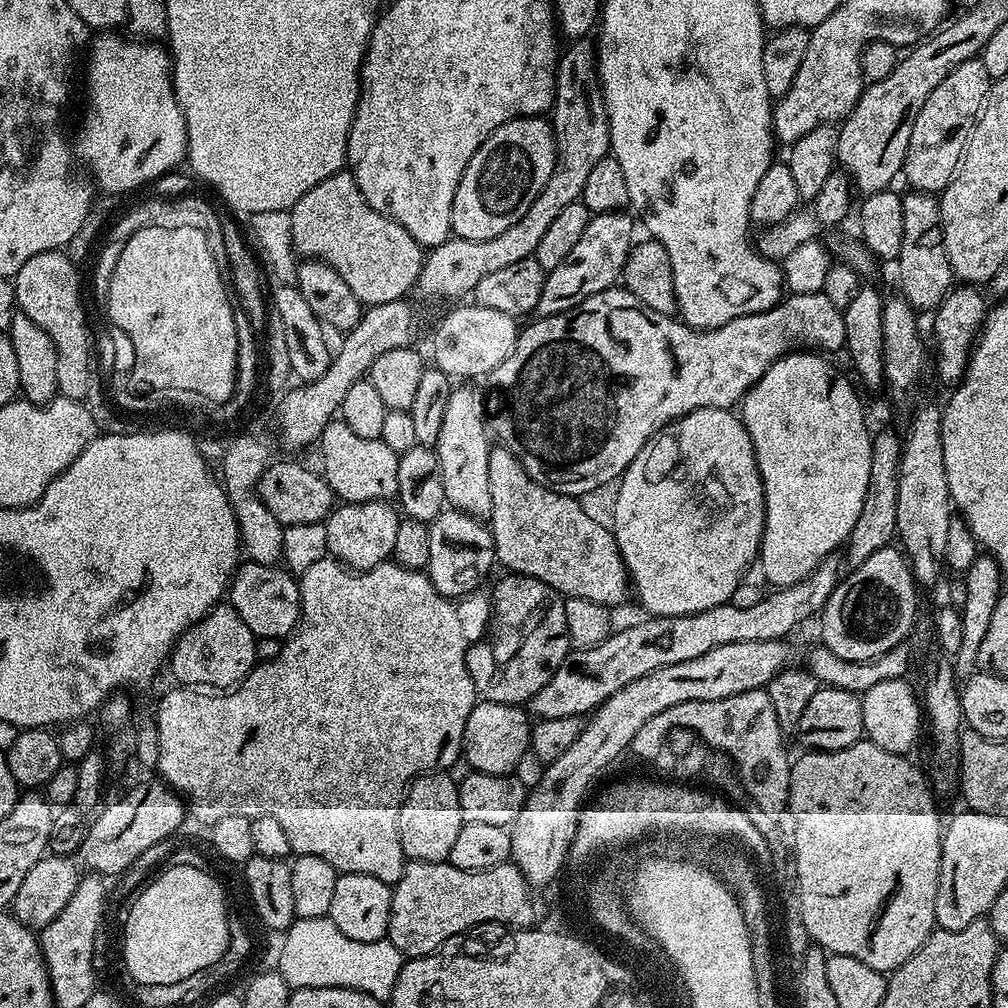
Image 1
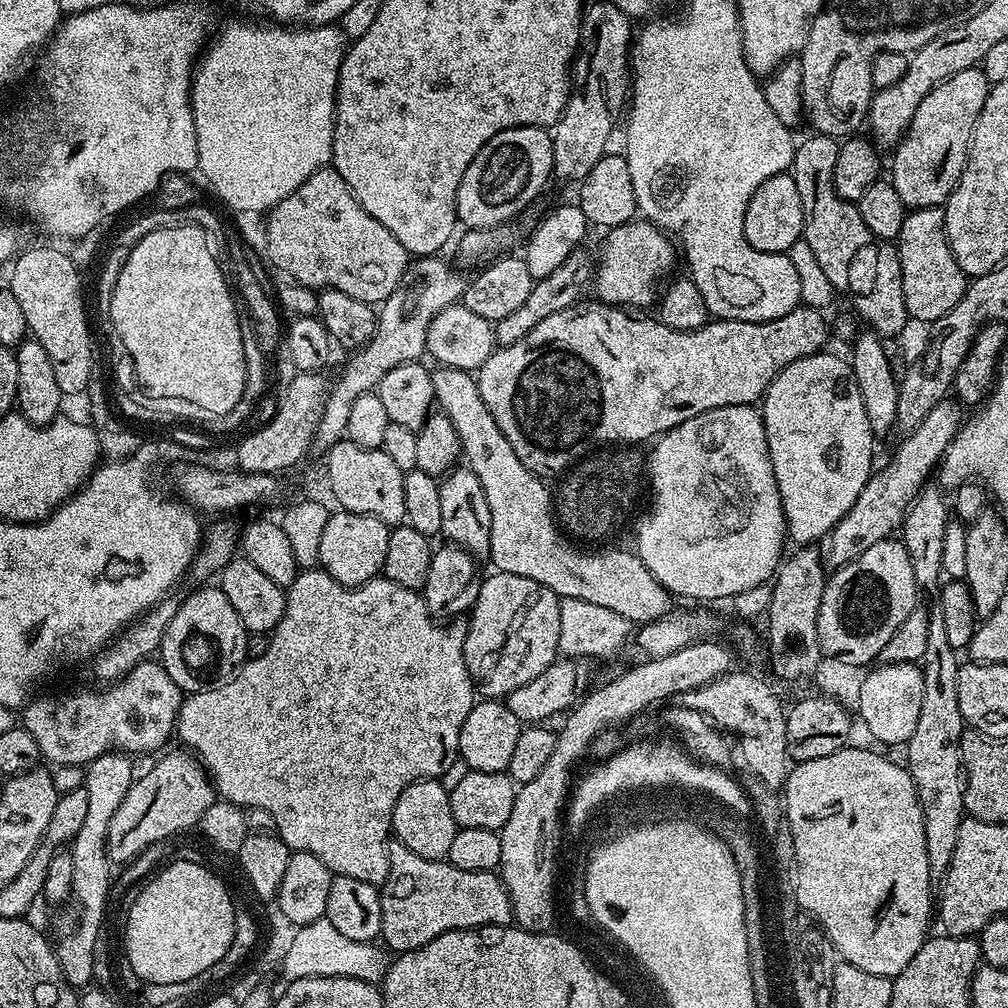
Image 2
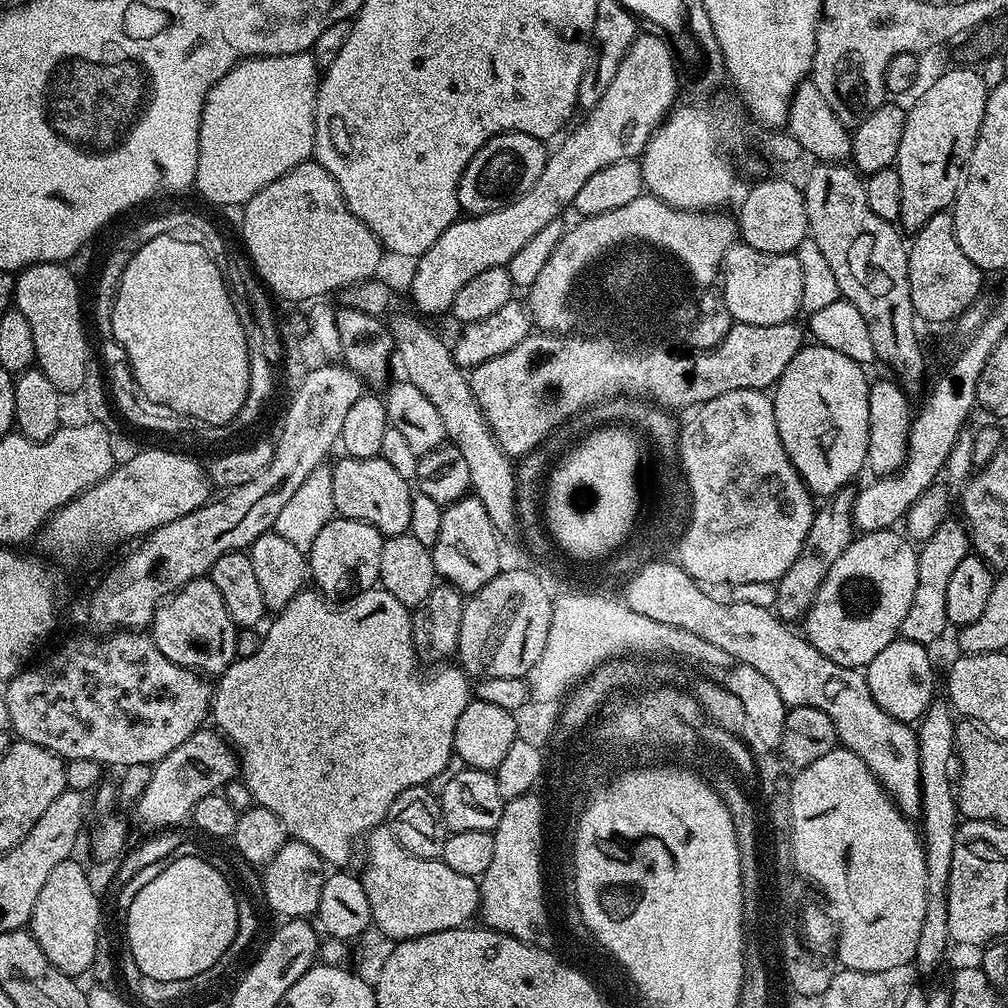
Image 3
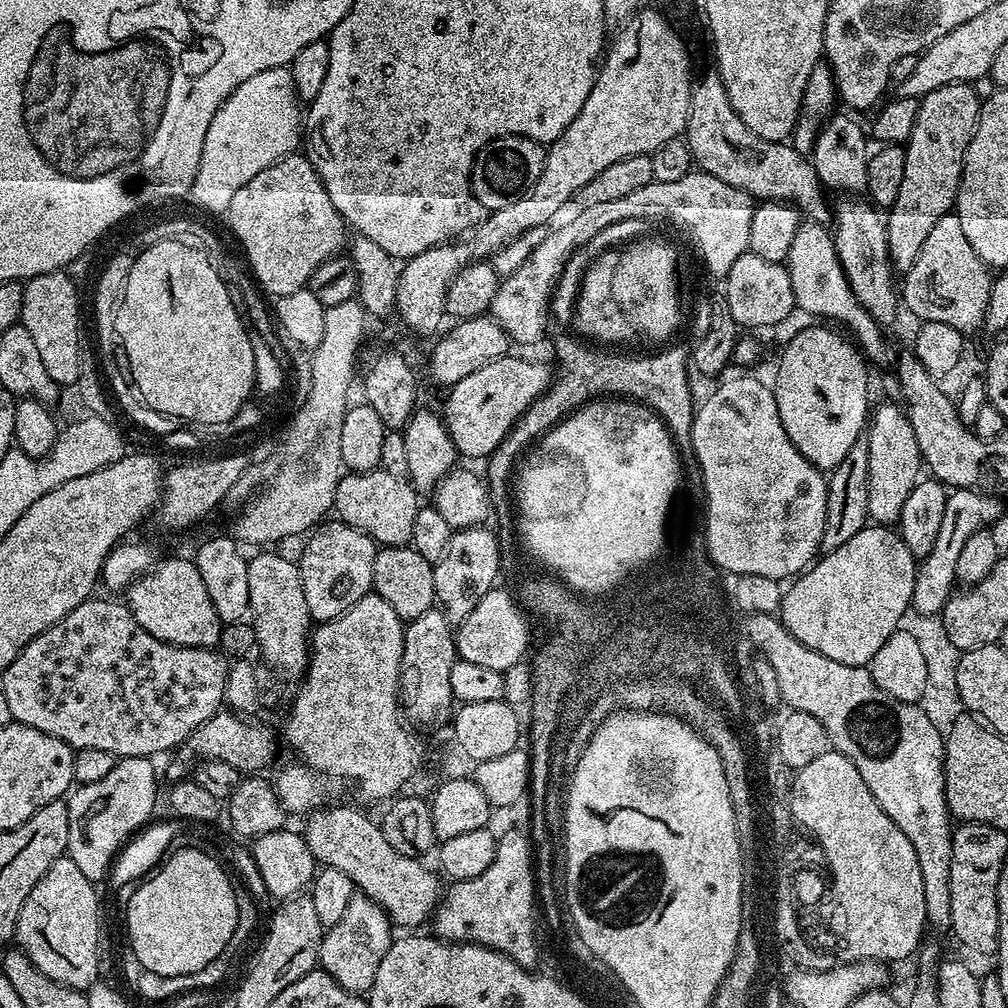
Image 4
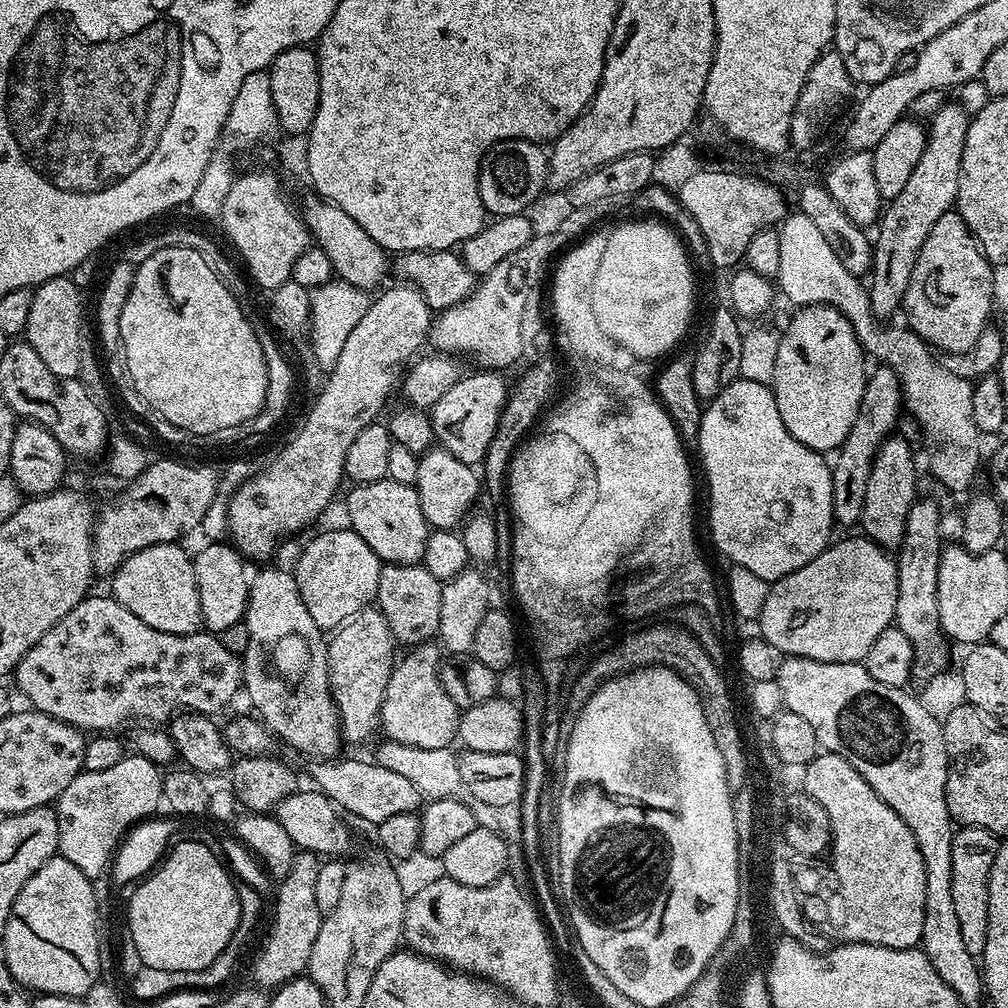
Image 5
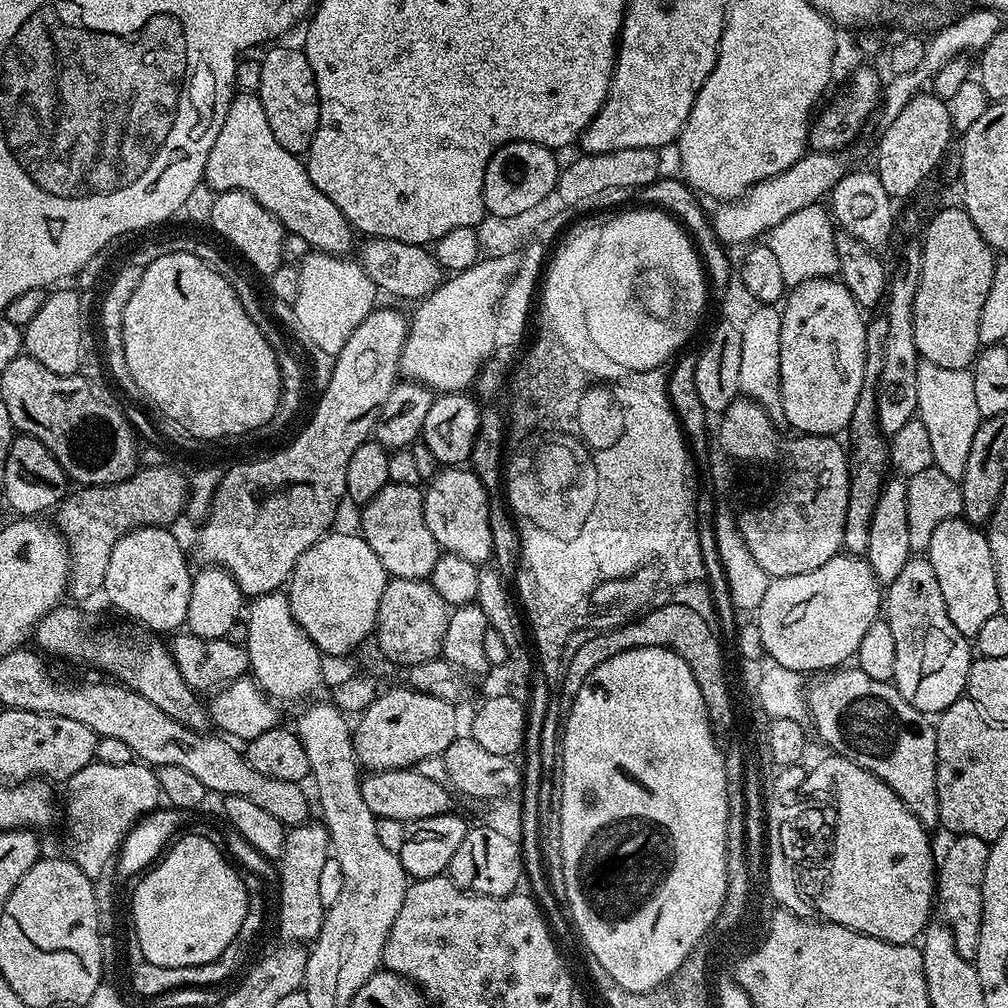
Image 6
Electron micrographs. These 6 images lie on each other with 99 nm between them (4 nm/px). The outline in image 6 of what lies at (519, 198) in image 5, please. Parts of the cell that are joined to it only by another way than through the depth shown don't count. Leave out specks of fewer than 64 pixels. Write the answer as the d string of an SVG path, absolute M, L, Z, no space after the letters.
M515 140L503 144L490 158L484 171L484 206L494 216L521 214L556 191L561 165L556 164L557 153L544 144Z

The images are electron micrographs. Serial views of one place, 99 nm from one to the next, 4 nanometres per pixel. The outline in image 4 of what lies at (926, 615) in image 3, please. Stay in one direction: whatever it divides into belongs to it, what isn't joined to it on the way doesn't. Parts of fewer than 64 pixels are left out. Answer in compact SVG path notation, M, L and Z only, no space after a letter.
M958 488L949 491L946 498L946 510L942 514L942 522L938 529L938 539L934 542L934 550L926 554L918 564L914 578L914 594L910 607L924 615L939 616L943 613L949 597L957 587L956 567L958 554L962 554L962 546L966 546L970 534L981 531L985 526L992 526L1003 514L1004 508L996 496L987 496L976 488Z

